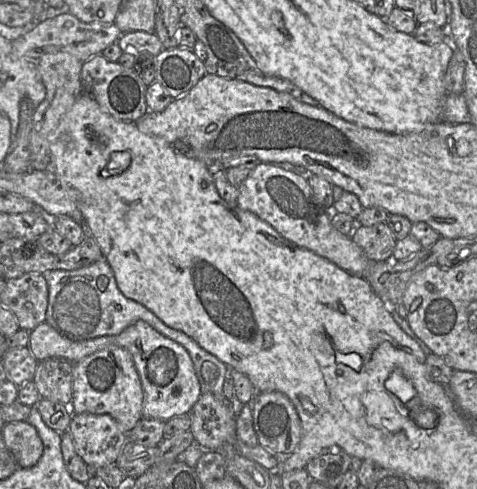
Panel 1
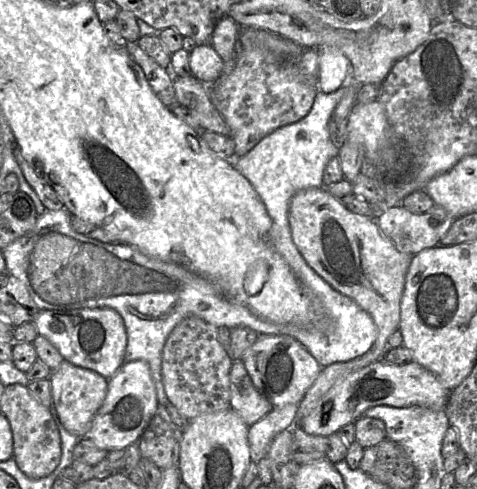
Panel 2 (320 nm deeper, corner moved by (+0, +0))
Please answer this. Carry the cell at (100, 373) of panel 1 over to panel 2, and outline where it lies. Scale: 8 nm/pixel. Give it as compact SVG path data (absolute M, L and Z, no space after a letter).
M112 308L70 311L40 310L33 321L38 335L47 338L68 361L110 379L125 363L127 332L122 316Z

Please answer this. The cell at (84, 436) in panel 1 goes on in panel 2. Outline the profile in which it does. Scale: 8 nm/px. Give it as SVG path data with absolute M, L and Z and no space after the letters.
M65 360L52 371L49 378L52 383L53 404L61 424L71 434L86 438L93 419L106 398L109 379Z

